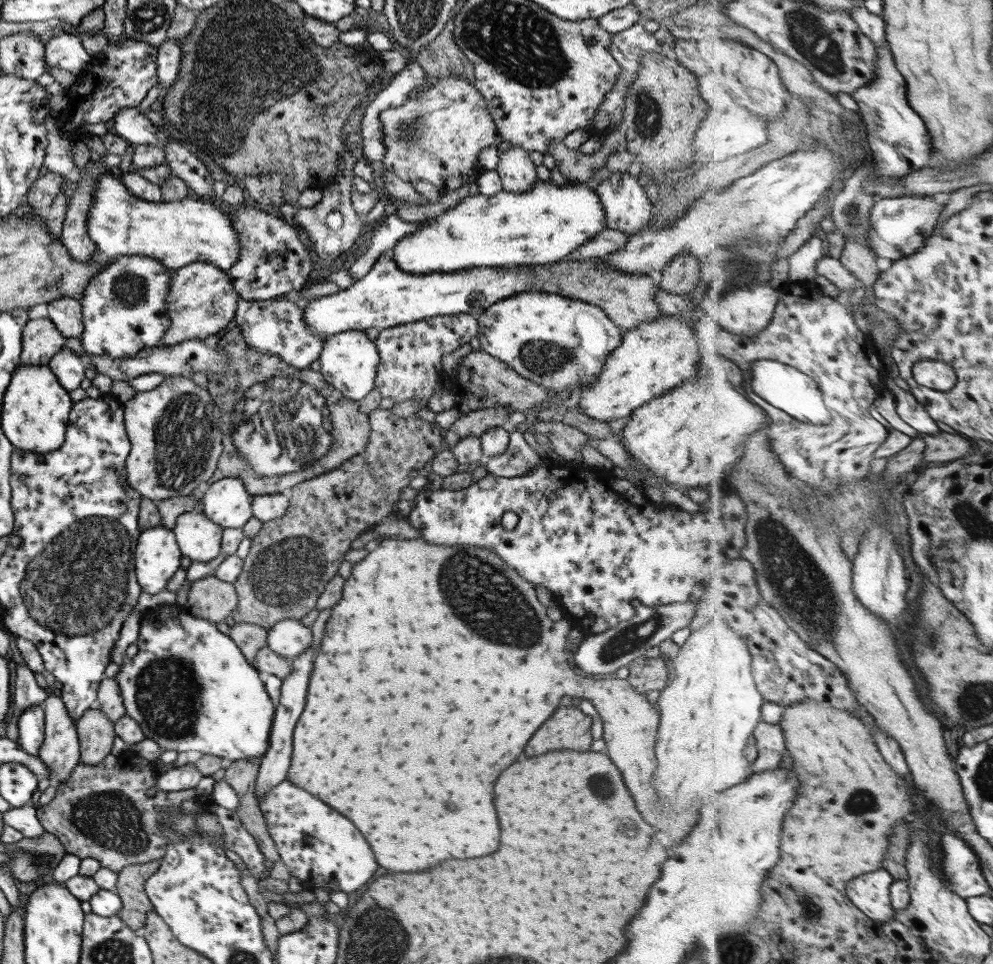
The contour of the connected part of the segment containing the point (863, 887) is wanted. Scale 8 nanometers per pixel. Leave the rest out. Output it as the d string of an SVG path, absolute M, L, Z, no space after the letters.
M880 869L849 882L849 898L875 921L888 923L894 920L897 910L893 905L895 876L889 869Z

